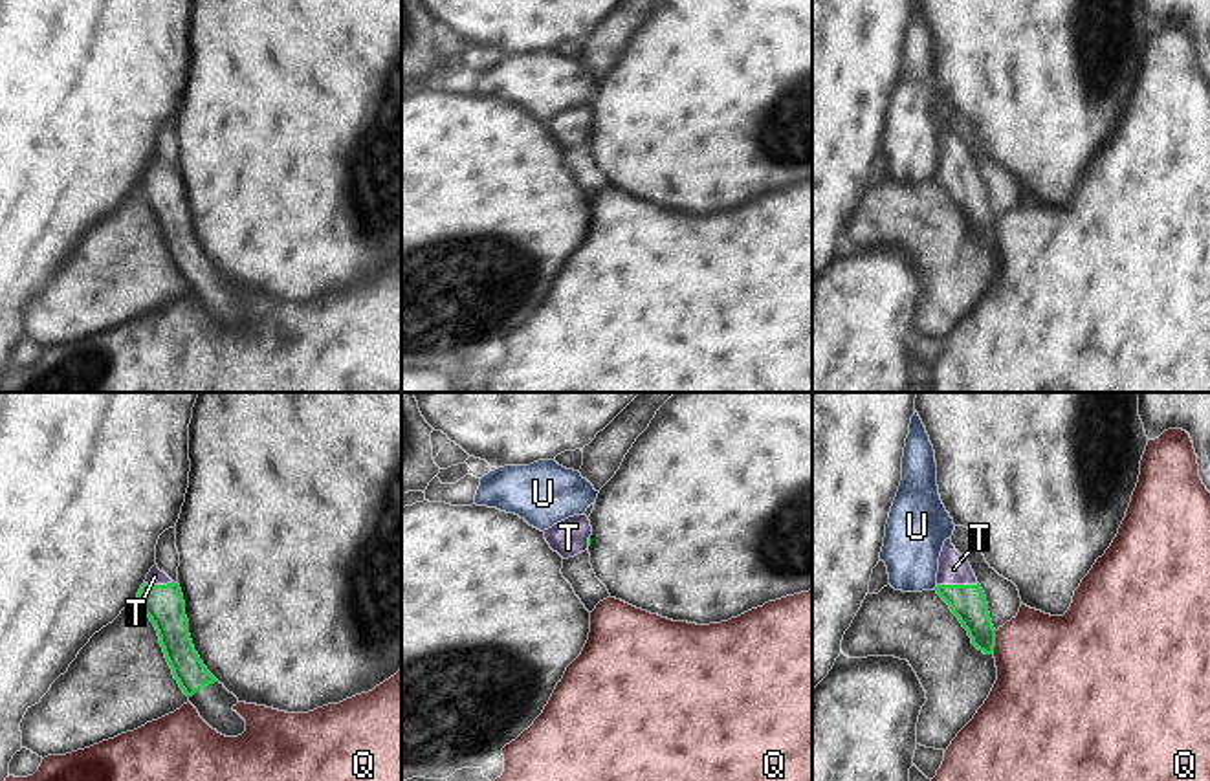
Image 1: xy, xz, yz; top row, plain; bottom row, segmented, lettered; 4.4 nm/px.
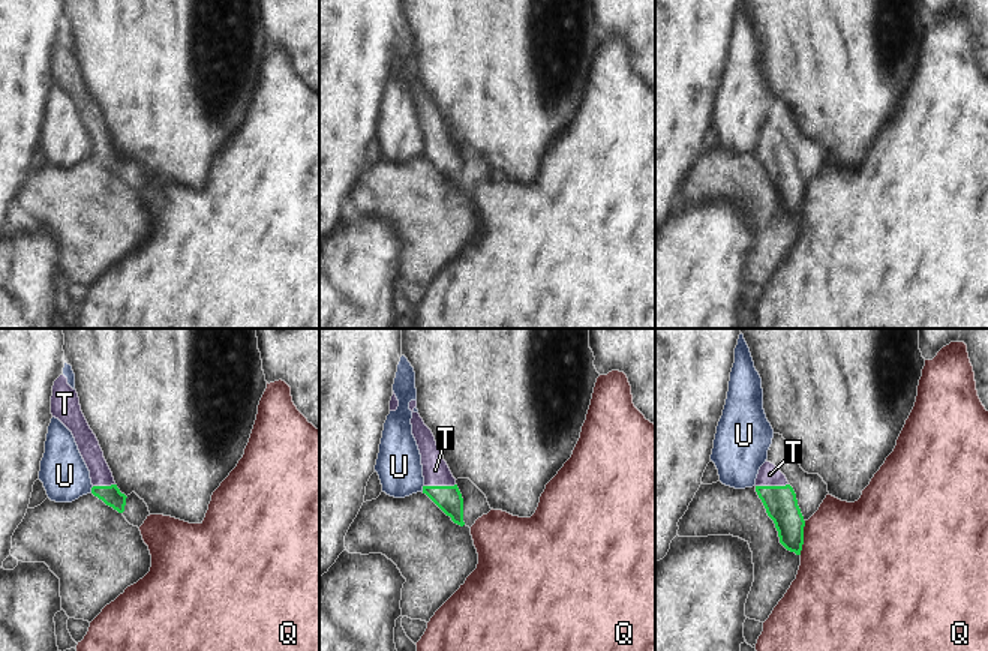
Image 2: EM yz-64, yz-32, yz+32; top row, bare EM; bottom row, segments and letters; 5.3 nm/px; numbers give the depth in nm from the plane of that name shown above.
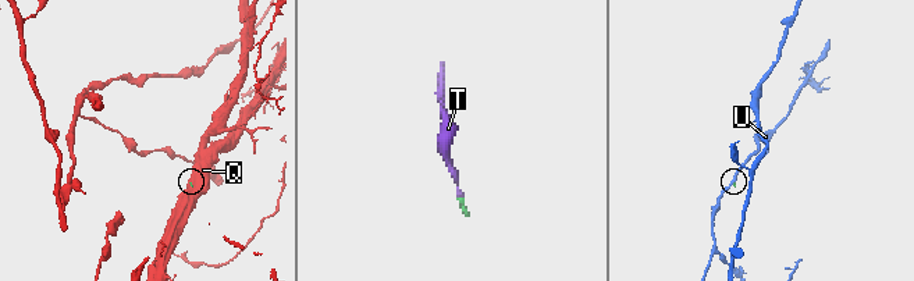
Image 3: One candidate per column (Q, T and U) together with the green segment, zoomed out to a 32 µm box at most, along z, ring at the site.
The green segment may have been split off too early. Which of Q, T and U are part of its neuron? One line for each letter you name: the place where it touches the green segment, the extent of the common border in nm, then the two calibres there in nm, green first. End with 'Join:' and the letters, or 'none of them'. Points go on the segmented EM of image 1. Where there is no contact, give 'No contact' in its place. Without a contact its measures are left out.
T: Touches green at yz (957, 585). Shared border 180 nm. Thickness 160 nm (green) against 140 nm
Join: T.

